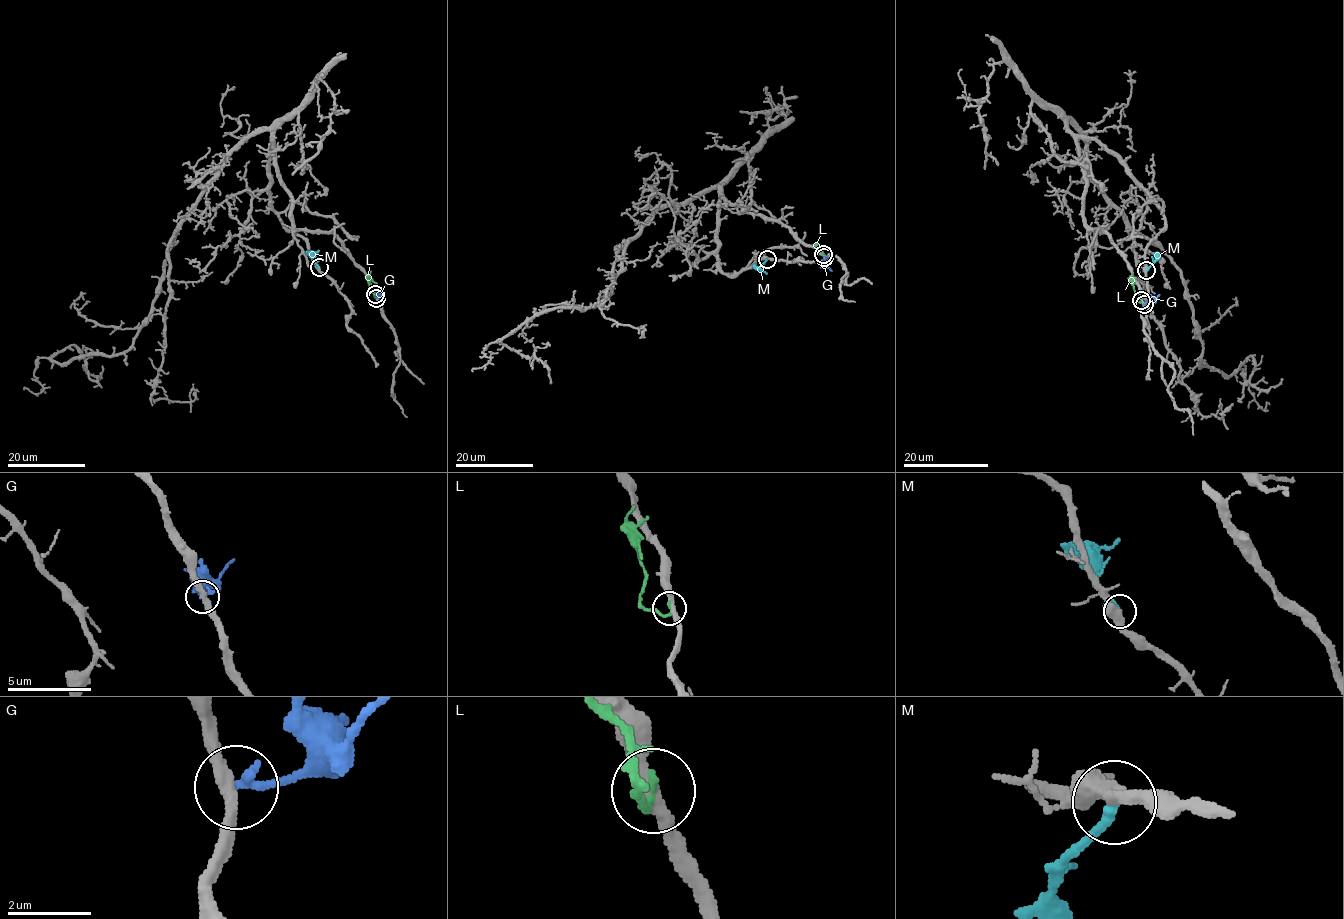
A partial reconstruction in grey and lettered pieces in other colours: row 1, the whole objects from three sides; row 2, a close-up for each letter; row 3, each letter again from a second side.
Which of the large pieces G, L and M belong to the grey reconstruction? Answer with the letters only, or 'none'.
none

